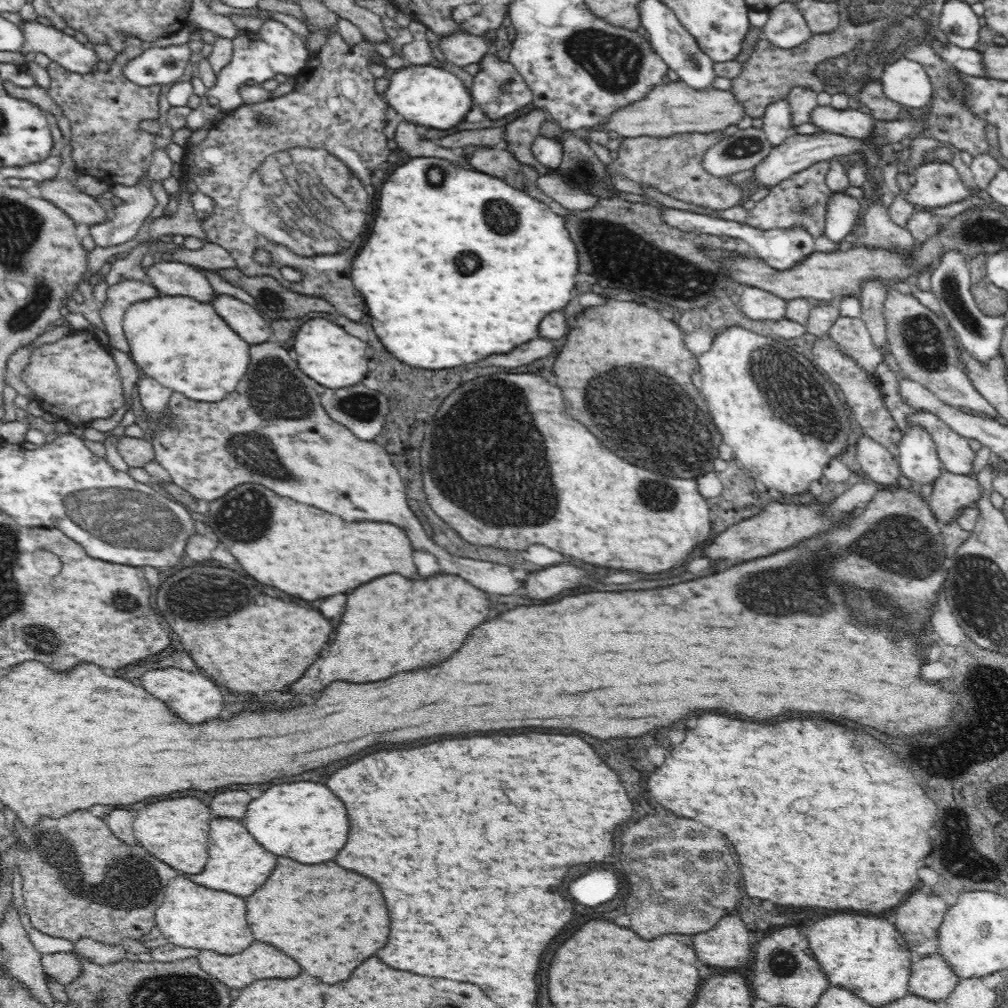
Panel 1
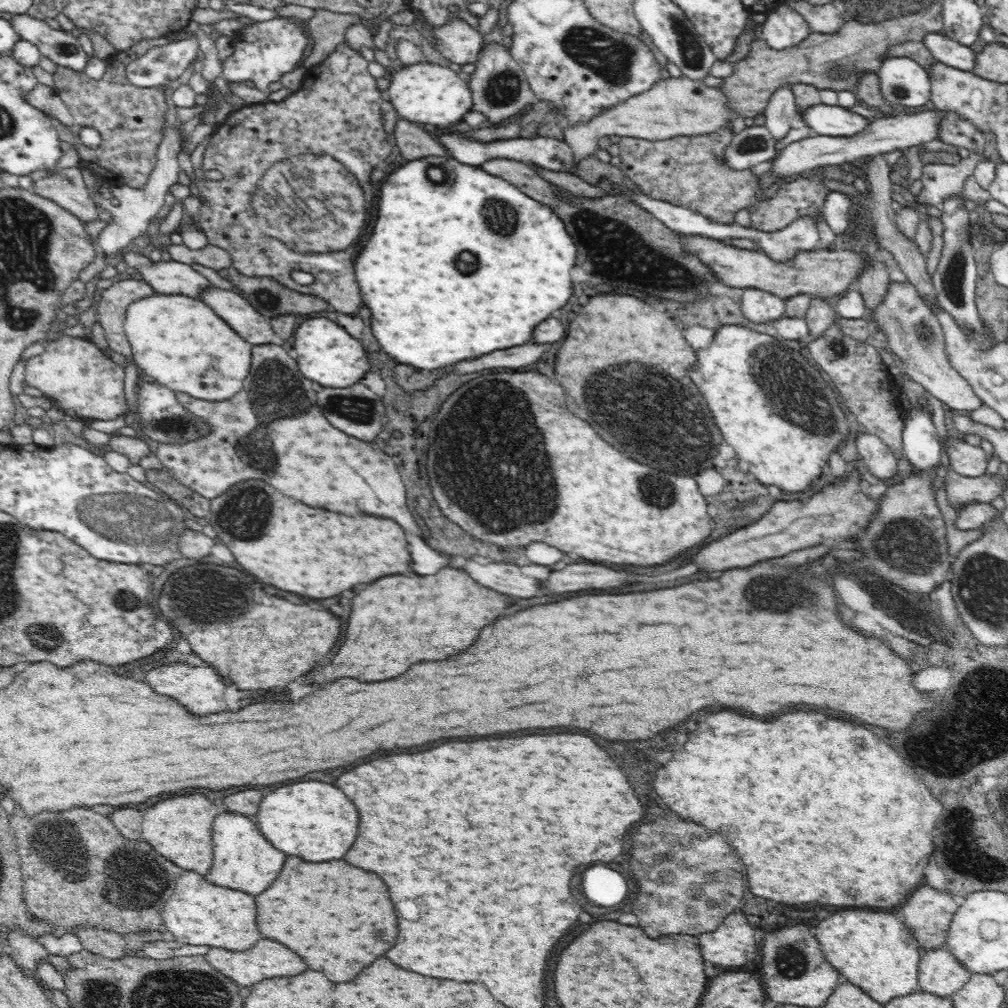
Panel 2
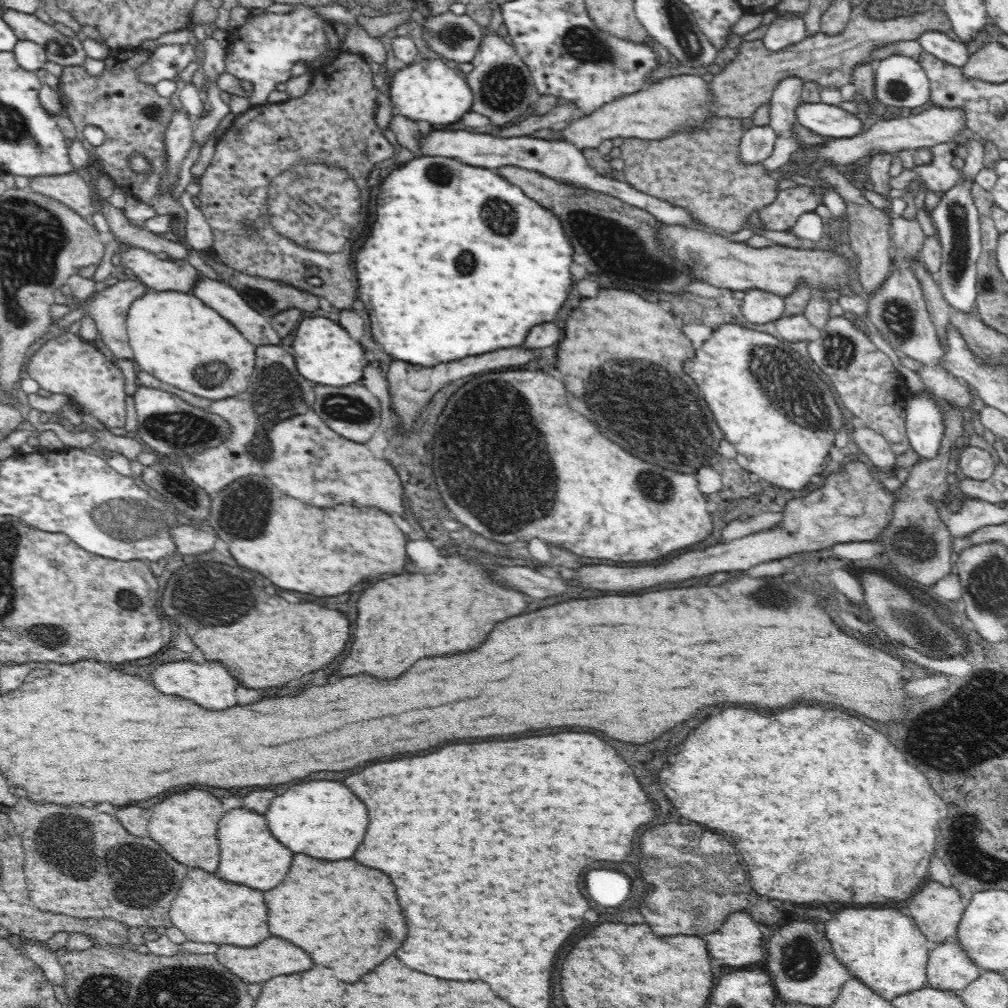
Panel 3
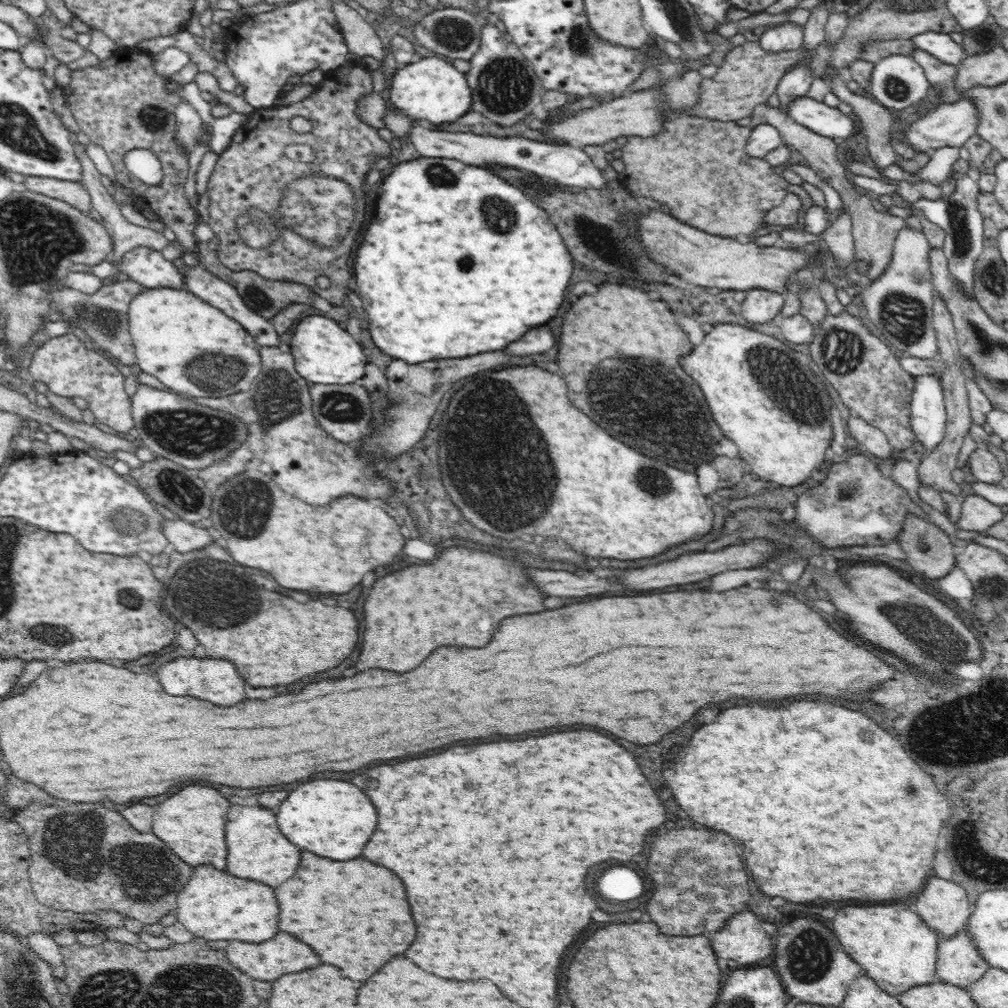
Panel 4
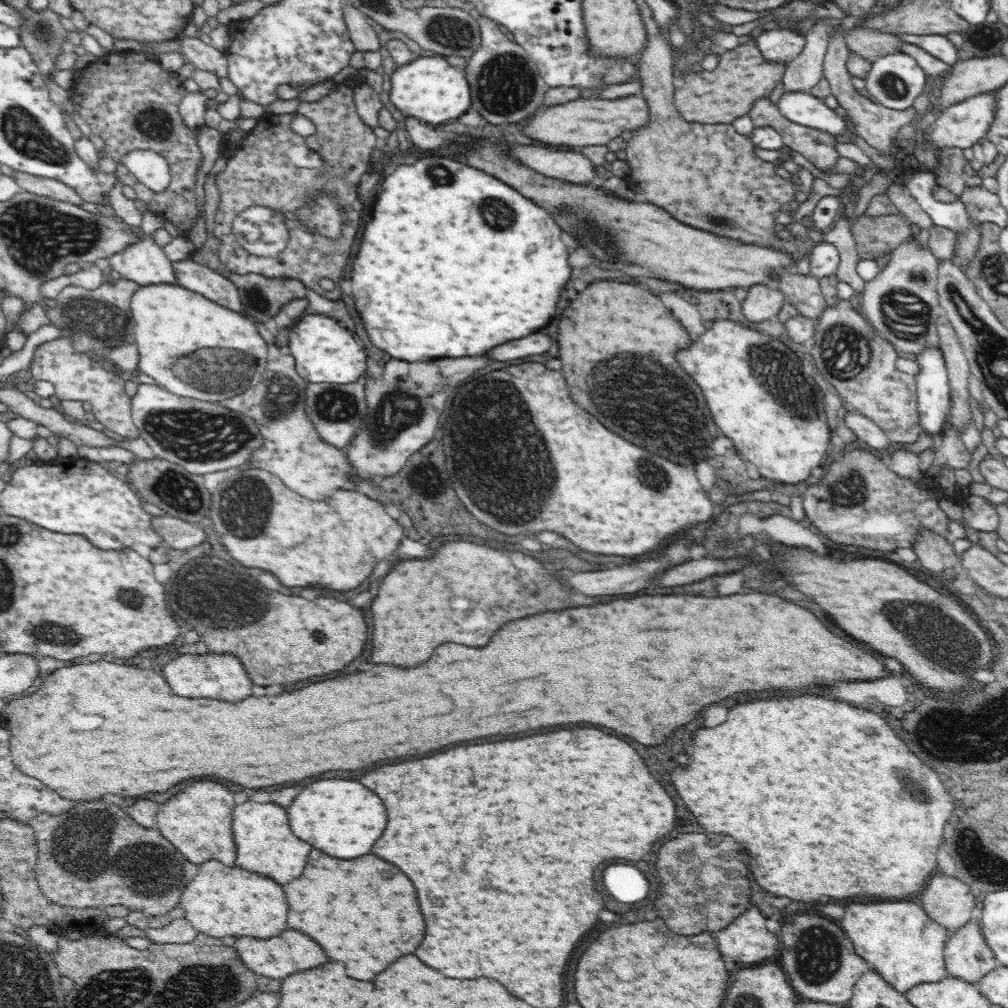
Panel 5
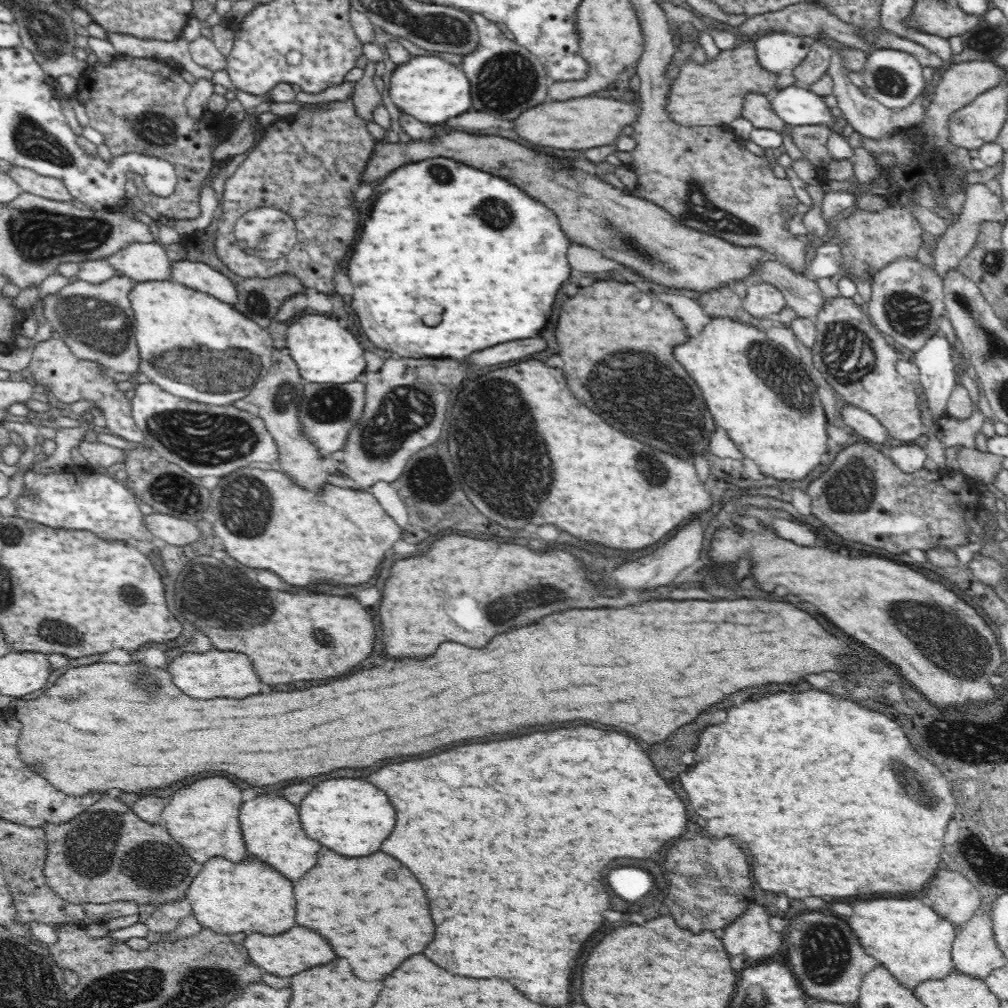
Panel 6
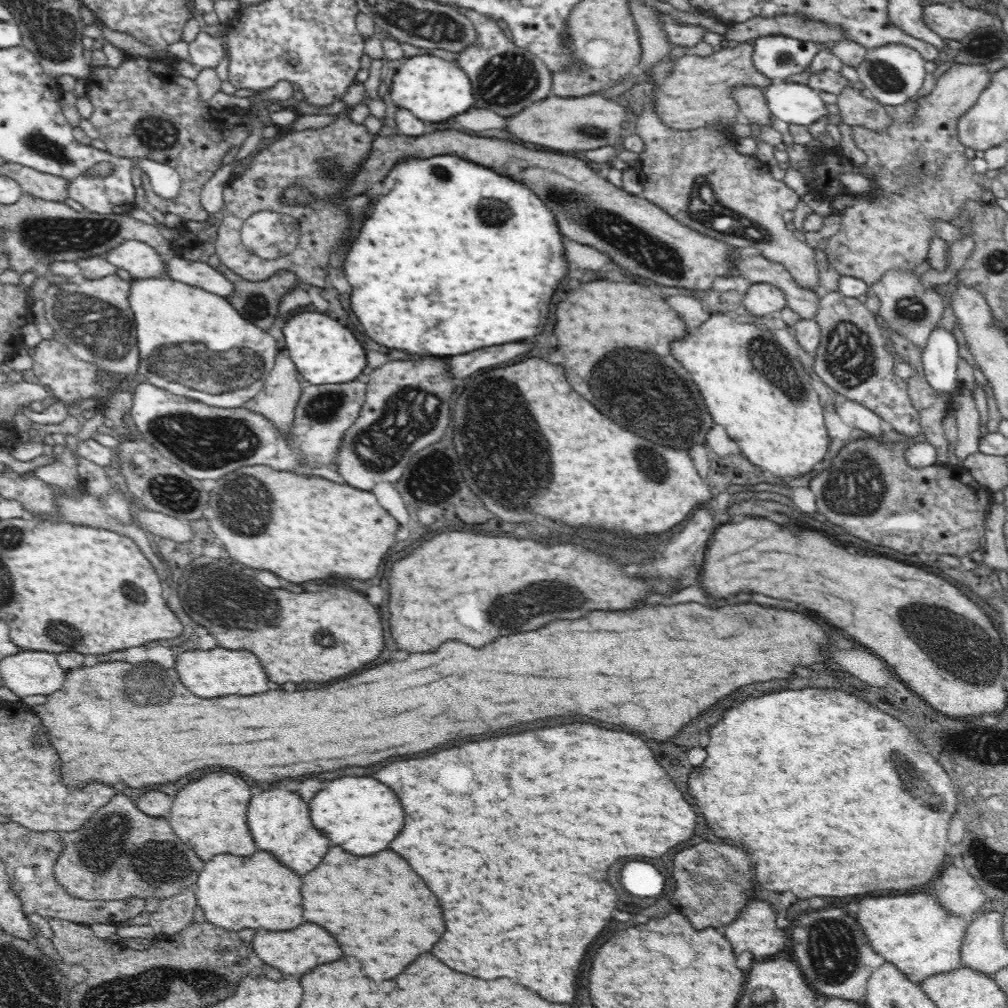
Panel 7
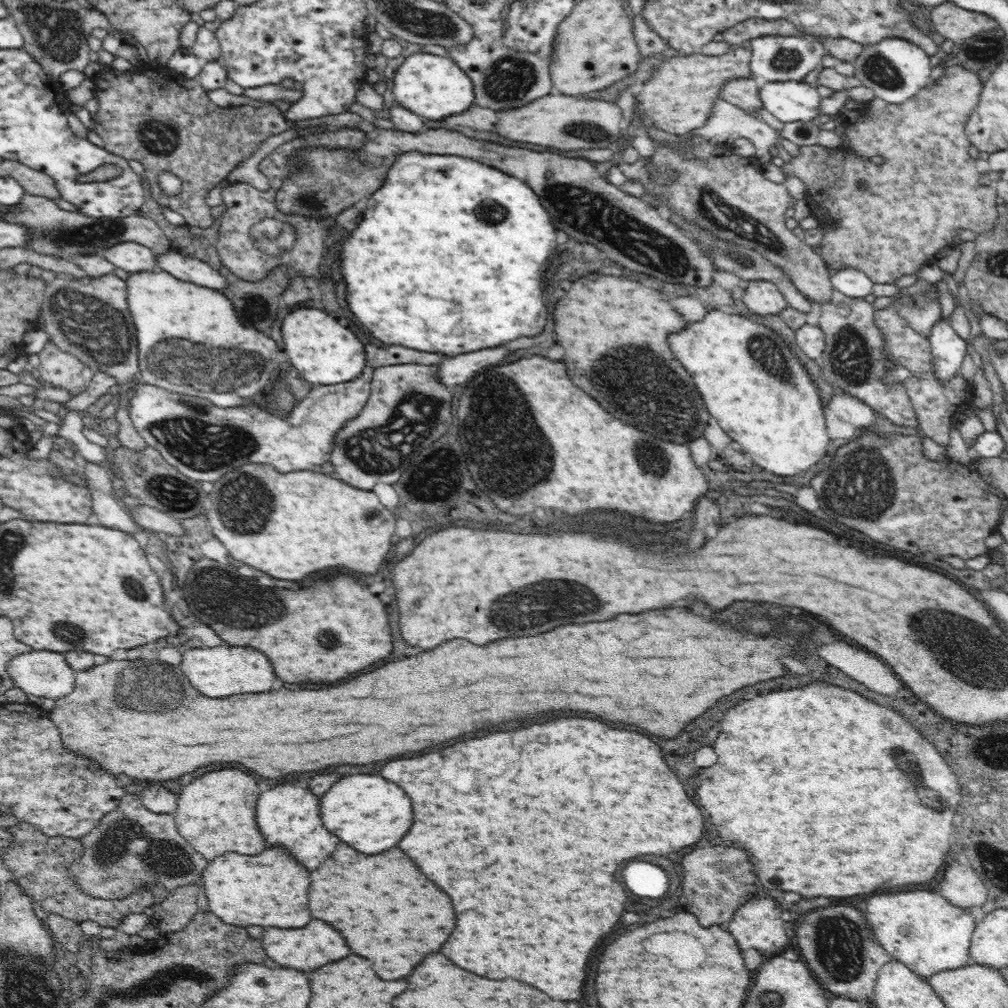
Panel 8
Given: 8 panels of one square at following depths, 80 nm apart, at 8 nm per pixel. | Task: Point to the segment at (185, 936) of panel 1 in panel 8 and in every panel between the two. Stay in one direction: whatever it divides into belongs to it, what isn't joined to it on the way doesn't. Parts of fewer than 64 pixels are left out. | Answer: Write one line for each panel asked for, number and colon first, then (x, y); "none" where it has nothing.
2: (197, 913)
3: (206, 910)
4: (214, 905)
5: (219, 901)
6: (226, 897)
7: (235, 893)
8: (241, 890)

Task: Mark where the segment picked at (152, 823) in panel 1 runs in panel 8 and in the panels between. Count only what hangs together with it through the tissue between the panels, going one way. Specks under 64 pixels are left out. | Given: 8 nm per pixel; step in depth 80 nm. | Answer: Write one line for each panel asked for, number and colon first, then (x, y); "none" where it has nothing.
2: (180, 829)
3: (184, 825)
4: (191, 823)
5: (198, 823)
6: (202, 818)
7: (209, 815)
8: (216, 814)

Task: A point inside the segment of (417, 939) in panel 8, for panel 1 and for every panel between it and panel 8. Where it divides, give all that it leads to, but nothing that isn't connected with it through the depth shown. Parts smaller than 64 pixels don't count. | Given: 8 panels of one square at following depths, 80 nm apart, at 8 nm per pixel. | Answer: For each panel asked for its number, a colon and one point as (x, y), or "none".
1: (326, 919)
2: (338, 918)
3: (340, 910)
4: (354, 914)
5: (361, 911)
6: (371, 910)
7: (380, 913)

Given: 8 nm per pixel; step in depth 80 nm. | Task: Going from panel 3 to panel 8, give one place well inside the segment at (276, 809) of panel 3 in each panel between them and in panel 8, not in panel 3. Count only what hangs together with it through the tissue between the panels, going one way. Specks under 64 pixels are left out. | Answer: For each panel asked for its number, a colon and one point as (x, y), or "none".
4: (331, 818)
5: (340, 817)
6: (350, 816)
7: (358, 814)
8: (367, 812)

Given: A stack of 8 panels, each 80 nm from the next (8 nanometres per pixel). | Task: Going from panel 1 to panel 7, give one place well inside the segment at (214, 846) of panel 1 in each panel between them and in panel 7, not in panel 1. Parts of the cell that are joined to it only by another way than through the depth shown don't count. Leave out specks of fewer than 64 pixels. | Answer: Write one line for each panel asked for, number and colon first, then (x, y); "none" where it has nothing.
2: (241, 860)
3: (246, 855)
4: (254, 849)
5: (262, 845)
6: (268, 823)
7: (276, 818)

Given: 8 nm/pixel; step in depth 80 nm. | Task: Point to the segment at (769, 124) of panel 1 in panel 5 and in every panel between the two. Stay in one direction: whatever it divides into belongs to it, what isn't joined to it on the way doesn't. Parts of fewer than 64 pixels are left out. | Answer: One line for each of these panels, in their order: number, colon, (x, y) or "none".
2: (780, 113)
3: (786, 96)
4: (795, 83)
5: (801, 74)

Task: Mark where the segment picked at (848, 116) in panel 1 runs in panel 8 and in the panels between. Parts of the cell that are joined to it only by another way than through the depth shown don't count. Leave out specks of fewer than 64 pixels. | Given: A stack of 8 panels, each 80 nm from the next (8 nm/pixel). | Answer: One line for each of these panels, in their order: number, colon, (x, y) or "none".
2: (825, 120)
3: (826, 120)
4: (825, 120)
5: (802, 108)
6: (798, 106)
7: (797, 104)
8: (794, 101)

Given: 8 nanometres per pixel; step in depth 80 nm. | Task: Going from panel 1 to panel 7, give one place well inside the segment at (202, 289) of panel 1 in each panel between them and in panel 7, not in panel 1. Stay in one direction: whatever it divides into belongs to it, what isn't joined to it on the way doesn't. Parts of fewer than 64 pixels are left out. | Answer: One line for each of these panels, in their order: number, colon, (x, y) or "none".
2: (166, 277)
3: (179, 275)
4: (148, 267)
5: (144, 262)
6: (148, 261)
7: (142, 261)

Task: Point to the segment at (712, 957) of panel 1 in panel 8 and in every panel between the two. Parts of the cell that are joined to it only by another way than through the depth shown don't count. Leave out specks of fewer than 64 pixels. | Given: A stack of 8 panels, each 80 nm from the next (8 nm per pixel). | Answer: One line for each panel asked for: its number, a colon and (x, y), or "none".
2: (733, 942)
3: (738, 941)
4: (742, 939)
5: (746, 938)
6: (751, 934)
7: (755, 929)
8: (759, 924)

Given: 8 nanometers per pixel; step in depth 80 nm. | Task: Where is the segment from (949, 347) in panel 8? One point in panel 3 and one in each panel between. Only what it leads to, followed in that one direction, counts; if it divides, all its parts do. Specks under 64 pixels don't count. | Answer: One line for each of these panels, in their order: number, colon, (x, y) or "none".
3: (924, 427)
4: (928, 413)
5: (932, 384)
6: (937, 378)
7: (940, 357)

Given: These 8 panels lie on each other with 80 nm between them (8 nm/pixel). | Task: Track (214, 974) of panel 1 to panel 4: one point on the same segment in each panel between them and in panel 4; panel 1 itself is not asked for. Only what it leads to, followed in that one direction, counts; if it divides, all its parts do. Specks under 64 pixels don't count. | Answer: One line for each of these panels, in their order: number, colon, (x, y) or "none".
2: (269, 959)
3: (270, 958)
4: (265, 961)

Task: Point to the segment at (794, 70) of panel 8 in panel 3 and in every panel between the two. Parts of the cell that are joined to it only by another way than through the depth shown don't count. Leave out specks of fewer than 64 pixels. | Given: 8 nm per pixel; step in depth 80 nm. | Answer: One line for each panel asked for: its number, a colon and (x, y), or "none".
3: (785, 30)
4: (785, 37)
5: (779, 43)
6: (778, 52)
7: (778, 56)

